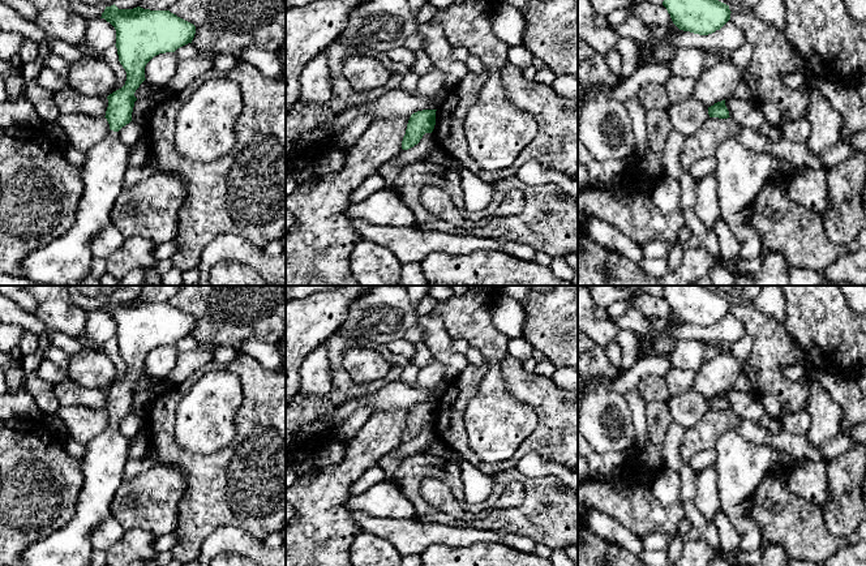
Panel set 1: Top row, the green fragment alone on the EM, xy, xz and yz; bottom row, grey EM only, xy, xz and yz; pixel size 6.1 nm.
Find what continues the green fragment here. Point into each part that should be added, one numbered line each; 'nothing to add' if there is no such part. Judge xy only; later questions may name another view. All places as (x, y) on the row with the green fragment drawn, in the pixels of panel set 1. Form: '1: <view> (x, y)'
1: xy (67, 261)

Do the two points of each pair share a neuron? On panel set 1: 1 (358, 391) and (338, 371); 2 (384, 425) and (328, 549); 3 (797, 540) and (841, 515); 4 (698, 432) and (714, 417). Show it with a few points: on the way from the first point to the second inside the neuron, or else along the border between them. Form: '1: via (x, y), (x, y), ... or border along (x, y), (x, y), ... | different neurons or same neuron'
1: via (352, 387), (341, 376) | same neuron
2: via (359, 457), (331, 487), (331, 518) | same neuron
3: border along (822, 510), (826, 526), (834, 534), (845, 539) | different neurons
4: via (702, 429), (710, 421) | same neuron

